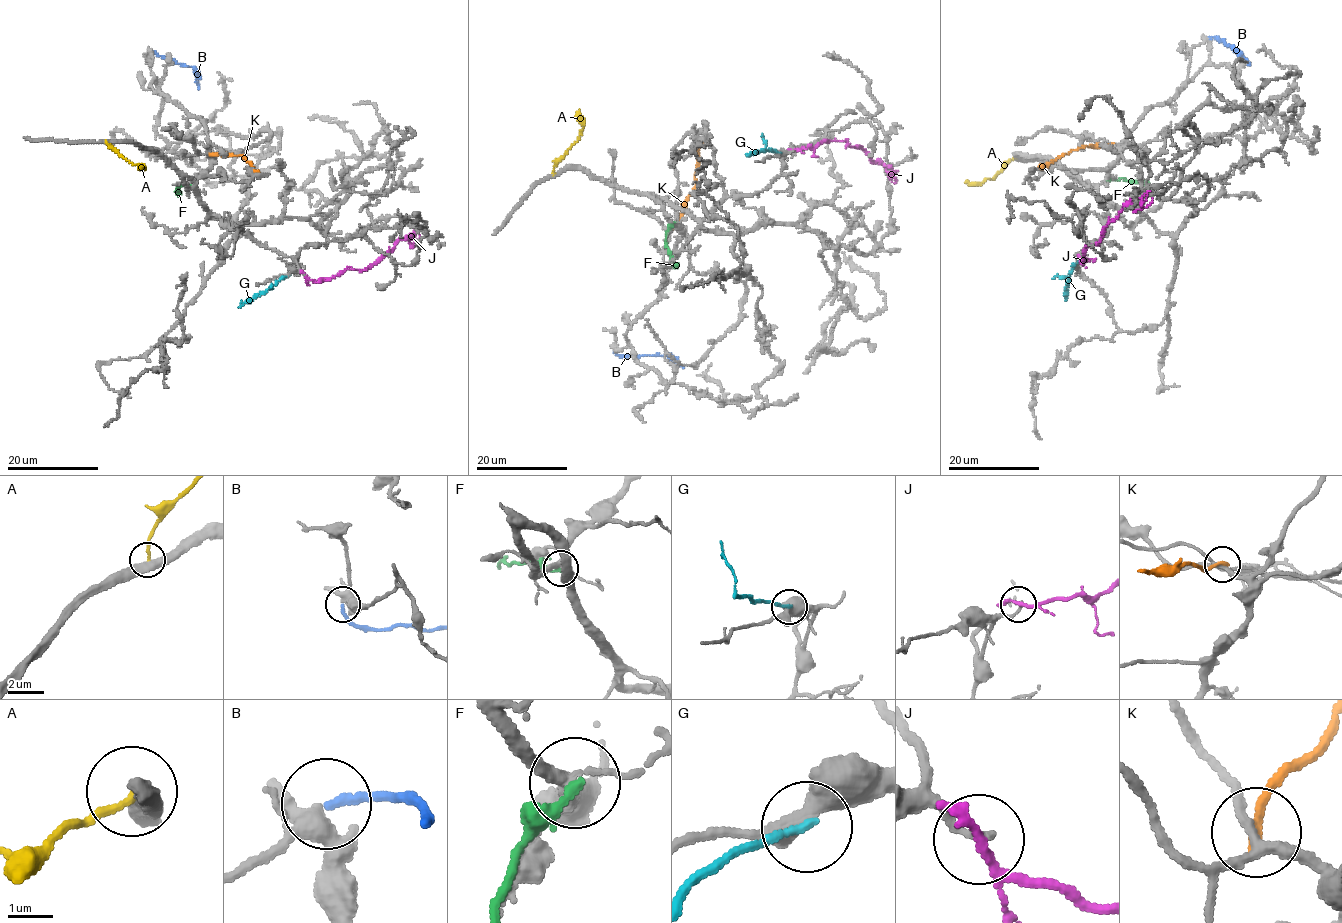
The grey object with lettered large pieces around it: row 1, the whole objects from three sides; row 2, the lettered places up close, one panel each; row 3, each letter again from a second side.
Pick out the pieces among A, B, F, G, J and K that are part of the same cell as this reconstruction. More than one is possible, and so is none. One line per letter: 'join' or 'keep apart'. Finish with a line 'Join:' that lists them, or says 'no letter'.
A: keep apart
B: join
F: keep apart
G: keep apart
J: keep apart
K: keep apart
Join: B

